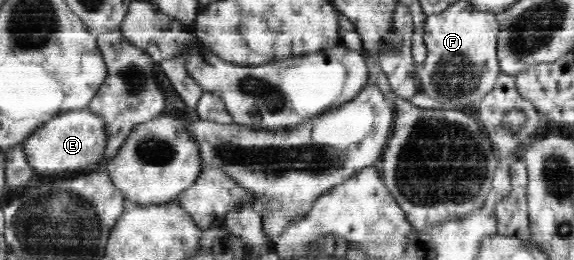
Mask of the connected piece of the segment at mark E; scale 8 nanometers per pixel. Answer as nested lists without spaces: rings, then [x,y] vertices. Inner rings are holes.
[[[88,107],[60,113],[32,132],[24,145],[24,153],[33,172],[80,171],[88,166],[102,166],[107,148],[108,132],[104,119]]]

